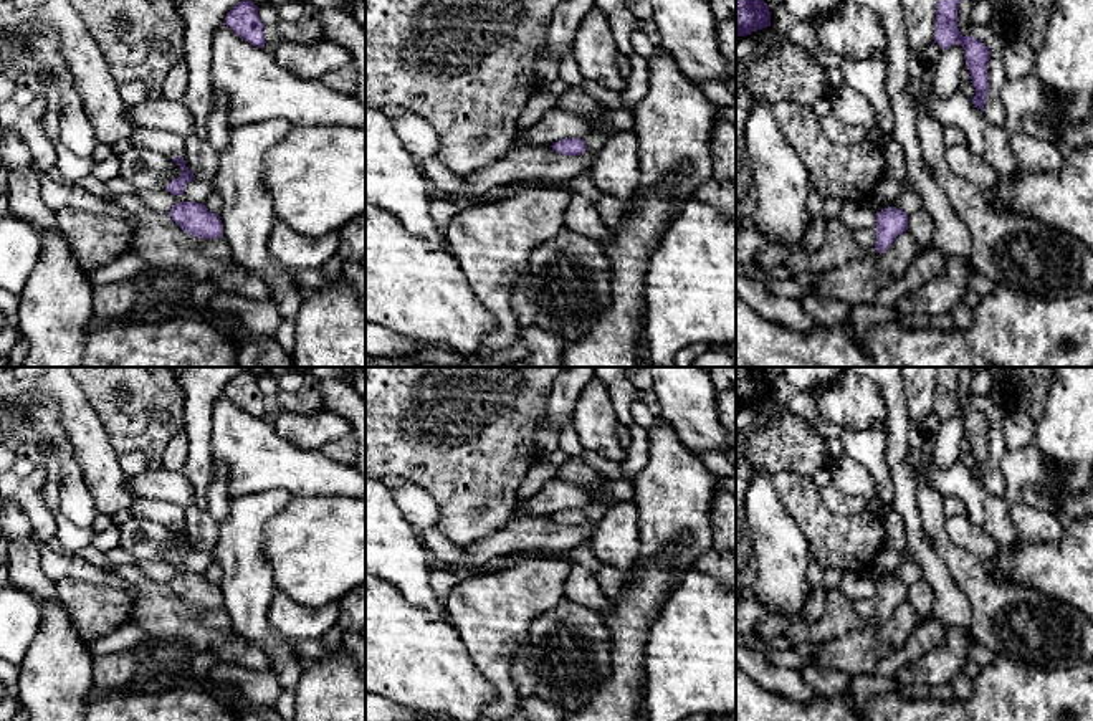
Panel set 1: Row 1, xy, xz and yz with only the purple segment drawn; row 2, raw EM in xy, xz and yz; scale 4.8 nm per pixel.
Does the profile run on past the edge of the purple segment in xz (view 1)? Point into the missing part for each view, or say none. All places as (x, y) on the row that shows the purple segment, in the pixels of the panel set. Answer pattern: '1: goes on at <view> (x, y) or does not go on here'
1: does not go on here

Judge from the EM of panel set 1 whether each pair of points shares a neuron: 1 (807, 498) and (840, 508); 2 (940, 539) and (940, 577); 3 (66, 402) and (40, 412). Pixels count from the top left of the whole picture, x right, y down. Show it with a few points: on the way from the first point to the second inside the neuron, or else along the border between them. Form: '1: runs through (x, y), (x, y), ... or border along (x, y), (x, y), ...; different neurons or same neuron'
1: border along (819, 490), (820, 501), (830, 511), (862, 511); different neurons
2: border along (921, 523), (928, 543), (961, 591); different neurons
3: border along (19, 401), (48, 397), (70, 442); different neurons

